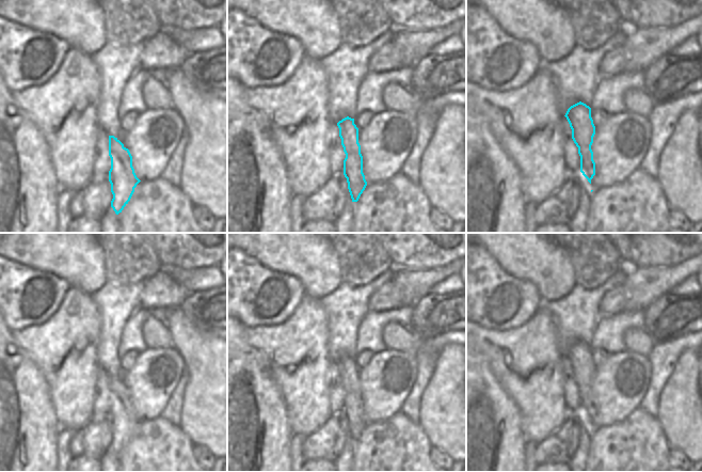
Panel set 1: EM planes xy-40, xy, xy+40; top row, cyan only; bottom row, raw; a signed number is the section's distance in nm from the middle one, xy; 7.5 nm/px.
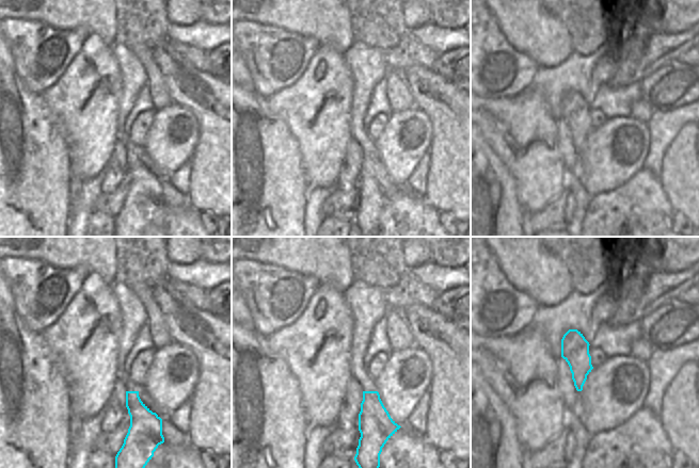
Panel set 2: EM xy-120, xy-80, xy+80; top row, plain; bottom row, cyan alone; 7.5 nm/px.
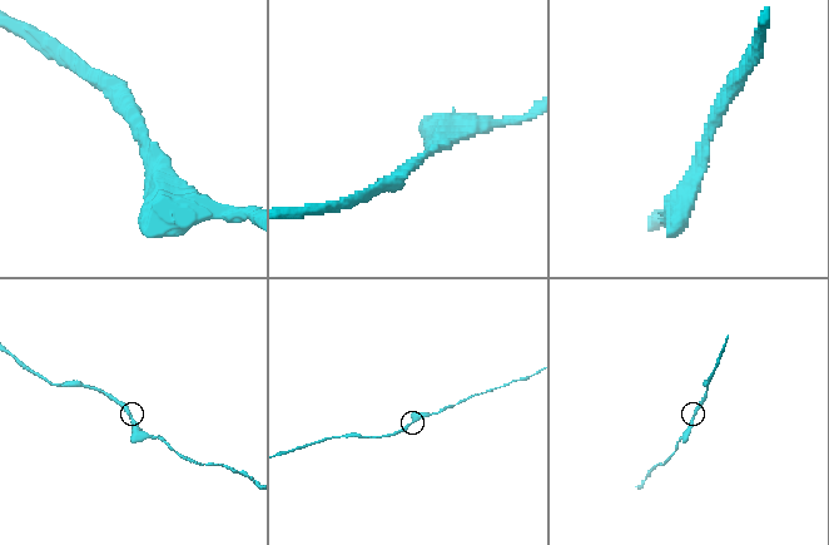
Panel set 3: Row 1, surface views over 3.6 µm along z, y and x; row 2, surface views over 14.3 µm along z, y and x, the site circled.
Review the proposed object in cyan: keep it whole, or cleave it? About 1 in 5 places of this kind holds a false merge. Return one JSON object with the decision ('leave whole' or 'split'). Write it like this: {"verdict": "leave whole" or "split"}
{"verdict": "leave whole"}

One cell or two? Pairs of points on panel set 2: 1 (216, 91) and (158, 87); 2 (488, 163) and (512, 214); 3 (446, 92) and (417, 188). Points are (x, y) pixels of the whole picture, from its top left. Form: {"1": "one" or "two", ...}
{"1": "two", "2": "one", "3": "two"}

